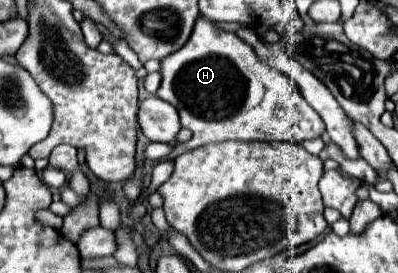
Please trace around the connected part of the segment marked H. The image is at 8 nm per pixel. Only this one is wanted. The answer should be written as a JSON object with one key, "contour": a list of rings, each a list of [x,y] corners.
{"contour":[[[199,17],[193,29],[193,35],[189,41],[181,47],[181,51],[175,51],[173,55],[167,55],[161,61],[161,87],[157,91],[157,97],[171,103],[181,117],[181,125],[189,127],[193,131],[193,139],[186,143],[179,143],[167,157],[174,160],[182,153],[201,147],[211,141],[291,141],[291,143],[303,143],[309,139],[319,139],[325,133],[325,125],[321,123],[321,117],[309,103],[305,103],[301,91],[293,87],[293,81],[277,71],[271,69],[267,63],[263,63],[251,45],[241,41],[235,33],[219,31],[213,27],[213,23],[205,17]]]}

